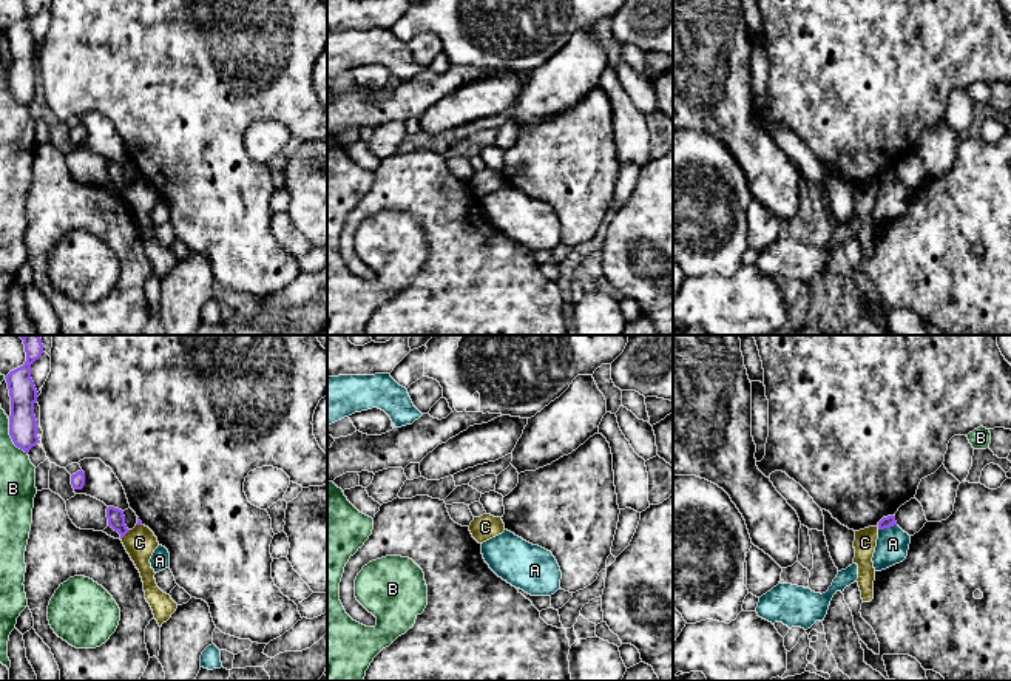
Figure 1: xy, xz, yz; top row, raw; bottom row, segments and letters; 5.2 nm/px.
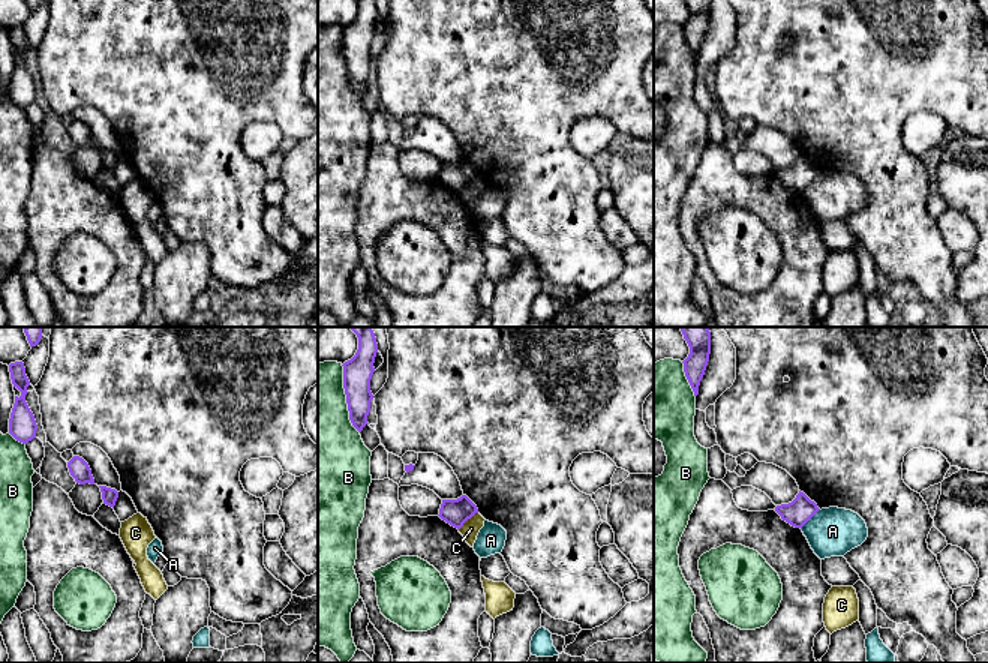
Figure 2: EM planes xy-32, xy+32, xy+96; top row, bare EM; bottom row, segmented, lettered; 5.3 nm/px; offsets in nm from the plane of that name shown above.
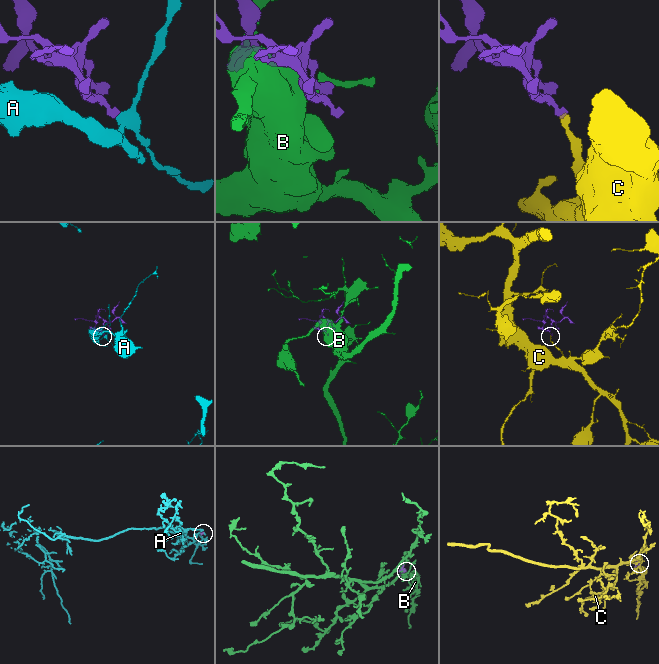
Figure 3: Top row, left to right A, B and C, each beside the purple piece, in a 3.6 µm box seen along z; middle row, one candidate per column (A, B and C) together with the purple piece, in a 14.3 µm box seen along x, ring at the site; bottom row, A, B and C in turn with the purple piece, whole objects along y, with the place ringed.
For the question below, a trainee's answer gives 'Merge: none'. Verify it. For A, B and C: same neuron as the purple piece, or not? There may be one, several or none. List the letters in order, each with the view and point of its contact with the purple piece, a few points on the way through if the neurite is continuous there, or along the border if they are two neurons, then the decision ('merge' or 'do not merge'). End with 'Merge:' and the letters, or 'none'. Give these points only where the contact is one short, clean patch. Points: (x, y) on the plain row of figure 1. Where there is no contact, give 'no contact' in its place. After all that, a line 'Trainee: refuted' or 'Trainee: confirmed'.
A: meets purple in yz at (886, 181); border along yz (896, 178), (879, 184); do not merge
B: meets purple in xy at (11, 91); do not merge
C: meets purple in xy at (125, 187); border along xy (130, 184), (121, 193); do not merge
Merge: none
Trainee: confirmed

